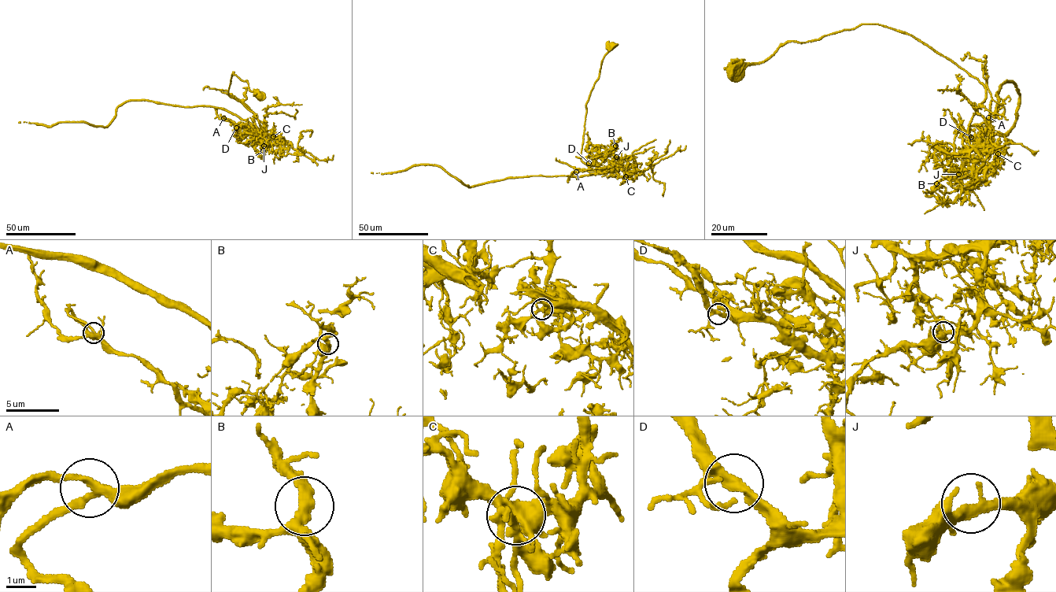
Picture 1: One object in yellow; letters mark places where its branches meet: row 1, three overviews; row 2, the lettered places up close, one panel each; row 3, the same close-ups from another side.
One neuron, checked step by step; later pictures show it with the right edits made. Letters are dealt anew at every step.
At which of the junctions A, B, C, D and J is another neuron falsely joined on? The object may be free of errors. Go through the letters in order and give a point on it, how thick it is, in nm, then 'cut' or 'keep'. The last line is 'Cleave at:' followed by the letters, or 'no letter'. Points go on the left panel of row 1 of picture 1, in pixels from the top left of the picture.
A: (223, 118) | 240 nm | keep
B: (263, 150) | 280 nm | keep
C: (273, 136) | 280 nm | keep
D: (236, 127) | 280 nm | keep
J: (264, 146) | 280 nm | keep
Cleave at: no letter

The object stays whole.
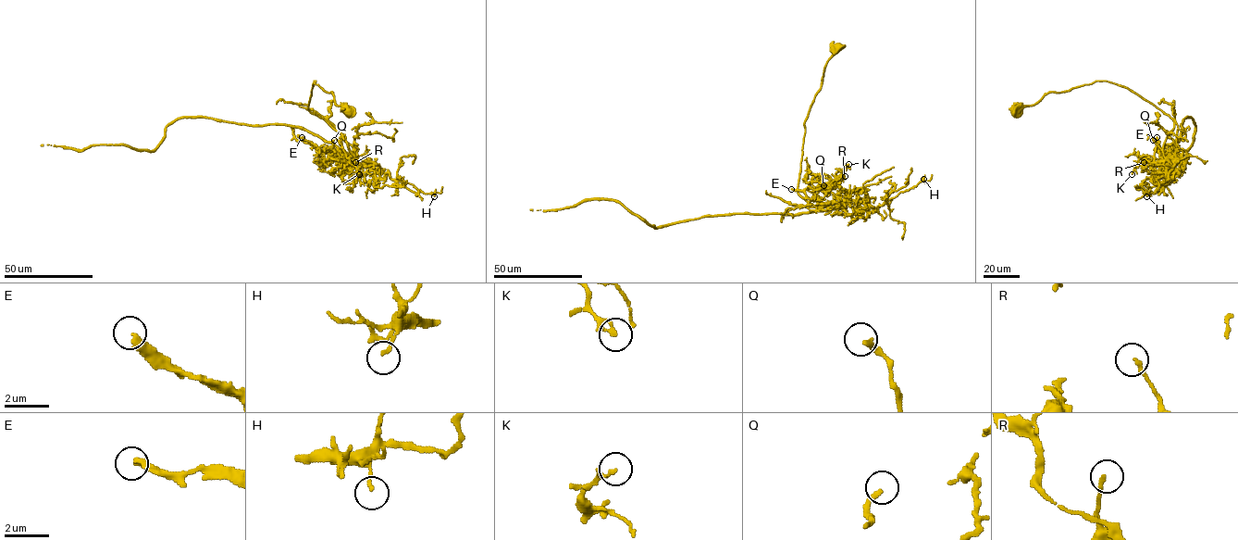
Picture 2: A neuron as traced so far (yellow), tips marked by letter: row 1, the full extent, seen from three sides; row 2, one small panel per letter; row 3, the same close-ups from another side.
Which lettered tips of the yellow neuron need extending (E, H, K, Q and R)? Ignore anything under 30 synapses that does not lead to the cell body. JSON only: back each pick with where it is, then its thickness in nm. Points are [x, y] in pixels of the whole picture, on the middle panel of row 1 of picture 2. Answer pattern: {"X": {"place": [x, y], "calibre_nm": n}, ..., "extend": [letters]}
{"E": {"place": [791, 189], "calibre_nm": 300}, "extend": ["E"]}

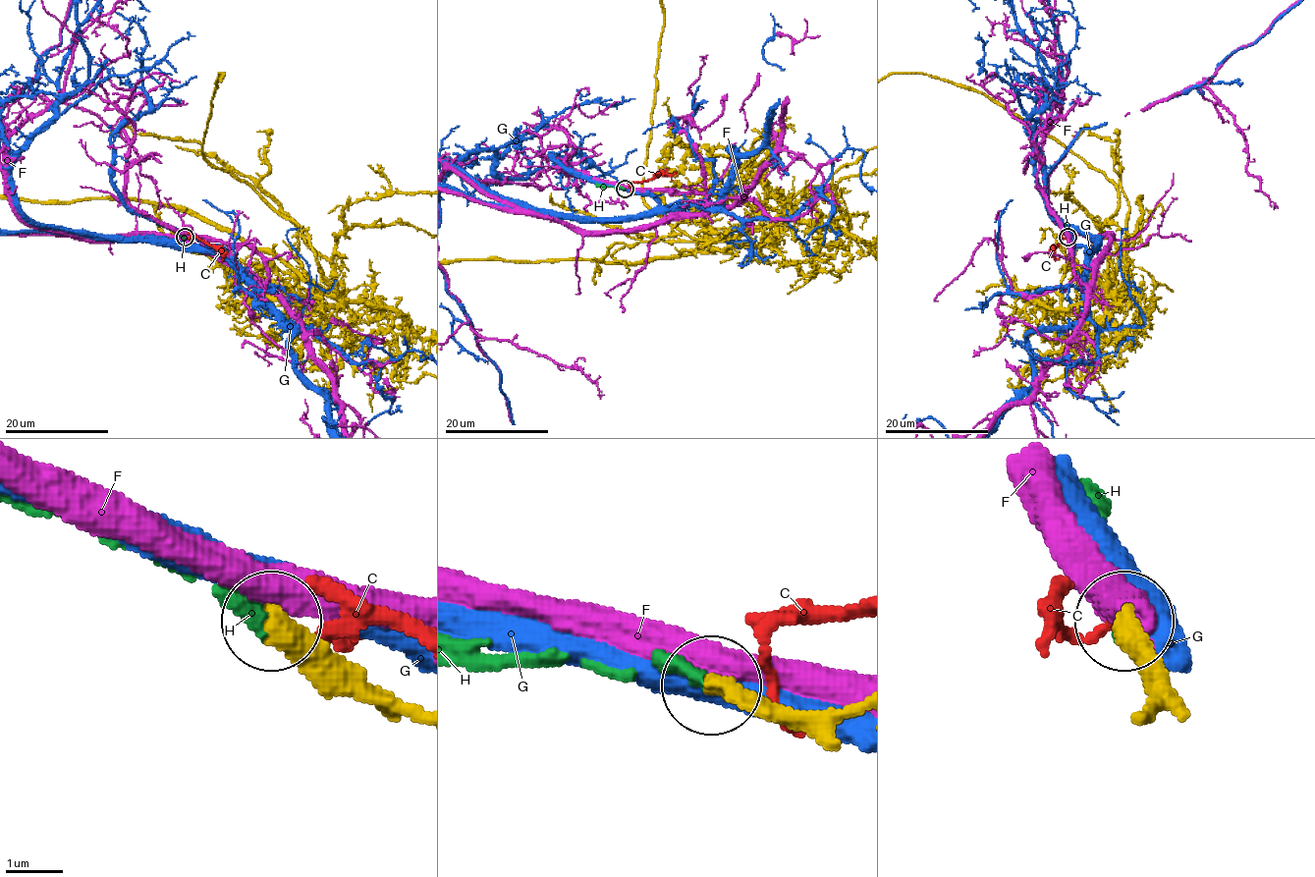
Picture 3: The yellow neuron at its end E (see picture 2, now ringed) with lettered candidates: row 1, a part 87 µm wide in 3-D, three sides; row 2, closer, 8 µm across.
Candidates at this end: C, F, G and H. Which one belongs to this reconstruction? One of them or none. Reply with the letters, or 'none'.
H

